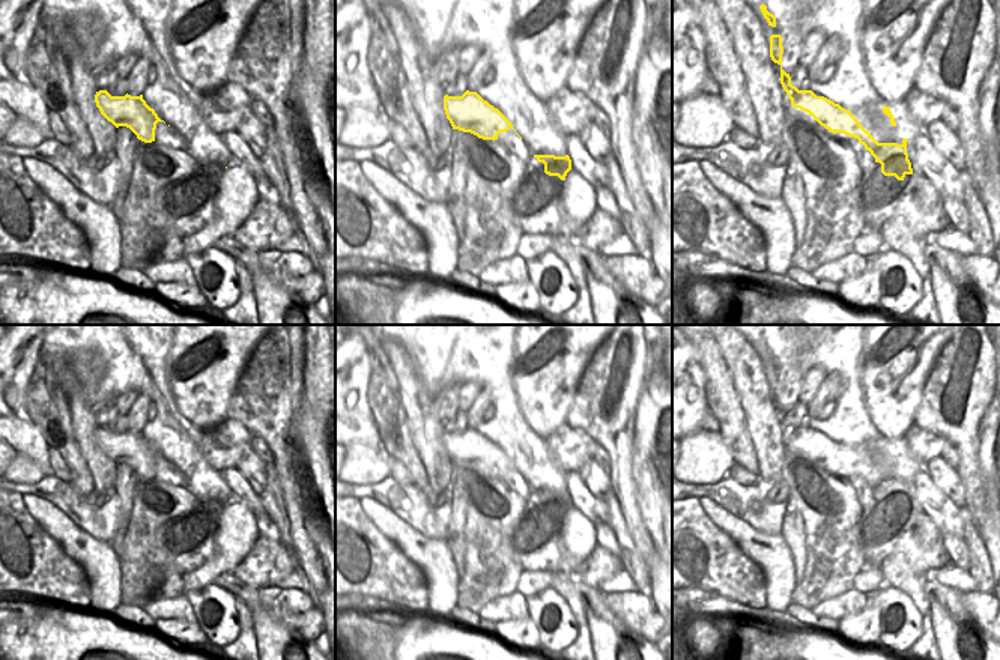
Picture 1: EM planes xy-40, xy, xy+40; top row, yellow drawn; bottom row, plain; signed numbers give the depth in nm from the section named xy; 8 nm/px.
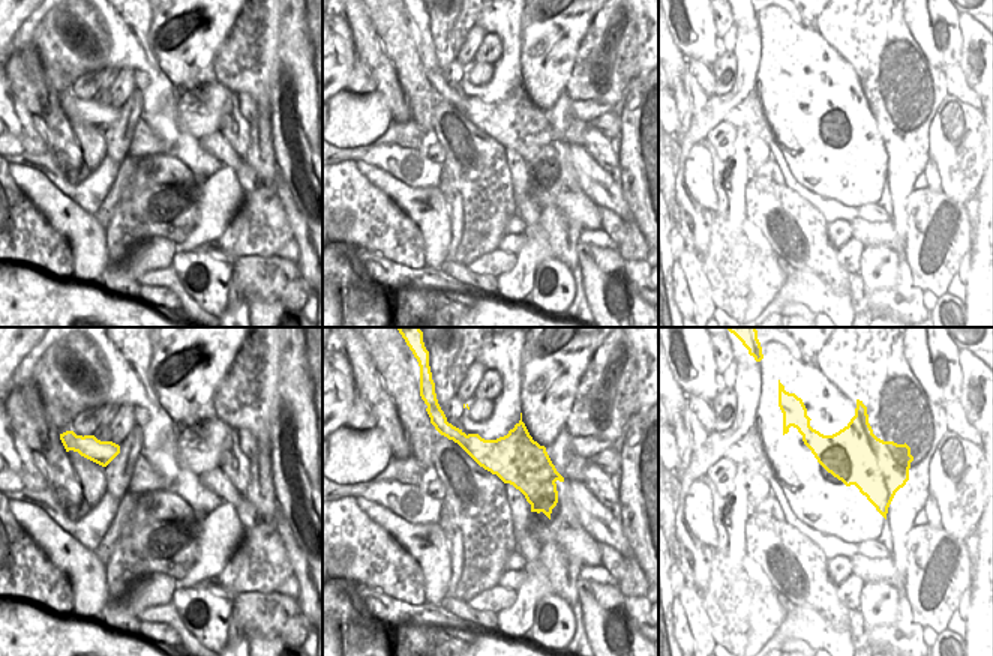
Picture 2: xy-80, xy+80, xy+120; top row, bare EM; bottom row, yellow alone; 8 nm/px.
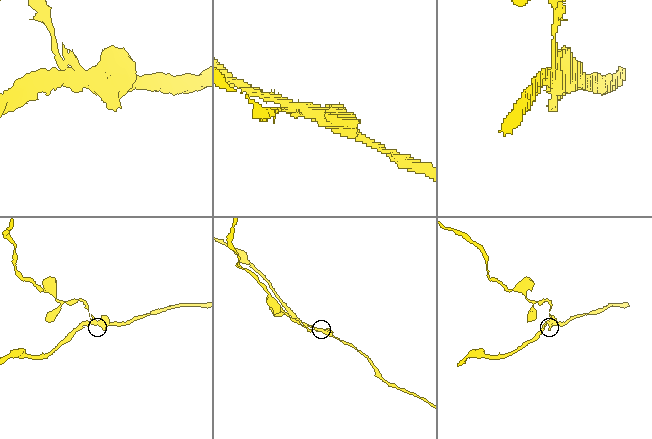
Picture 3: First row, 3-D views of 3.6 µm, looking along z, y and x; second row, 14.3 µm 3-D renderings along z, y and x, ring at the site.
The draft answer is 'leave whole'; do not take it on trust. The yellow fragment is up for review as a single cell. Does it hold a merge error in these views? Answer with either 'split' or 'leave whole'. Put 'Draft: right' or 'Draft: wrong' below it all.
split
Draft: wrong

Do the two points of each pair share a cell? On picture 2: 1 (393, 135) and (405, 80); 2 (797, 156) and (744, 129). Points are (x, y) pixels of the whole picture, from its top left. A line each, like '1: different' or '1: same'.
1: different
2: different

